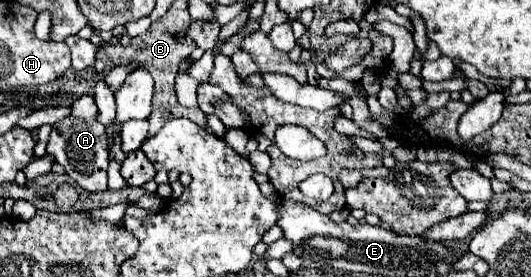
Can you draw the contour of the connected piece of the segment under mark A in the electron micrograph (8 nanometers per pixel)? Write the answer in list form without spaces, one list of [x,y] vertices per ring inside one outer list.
[[[83,95],[71,105],[71,113],[55,123],[49,135],[47,153],[53,155],[67,171],[67,175],[87,191],[107,189],[107,167],[109,167],[109,137],[107,127],[97,119],[99,109],[93,95]]]

